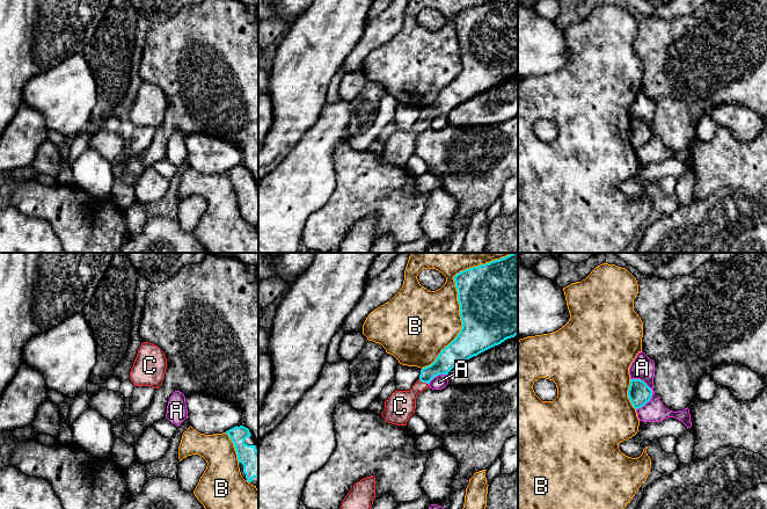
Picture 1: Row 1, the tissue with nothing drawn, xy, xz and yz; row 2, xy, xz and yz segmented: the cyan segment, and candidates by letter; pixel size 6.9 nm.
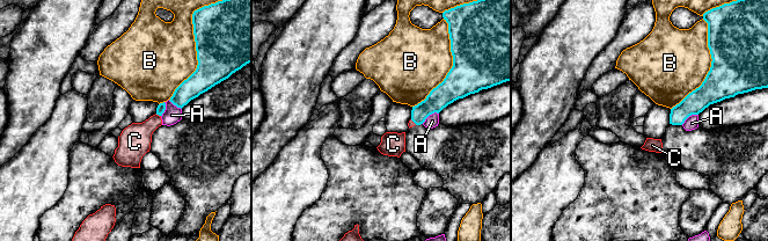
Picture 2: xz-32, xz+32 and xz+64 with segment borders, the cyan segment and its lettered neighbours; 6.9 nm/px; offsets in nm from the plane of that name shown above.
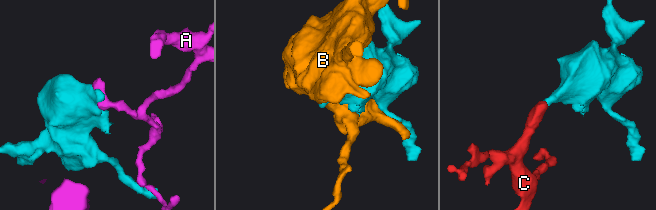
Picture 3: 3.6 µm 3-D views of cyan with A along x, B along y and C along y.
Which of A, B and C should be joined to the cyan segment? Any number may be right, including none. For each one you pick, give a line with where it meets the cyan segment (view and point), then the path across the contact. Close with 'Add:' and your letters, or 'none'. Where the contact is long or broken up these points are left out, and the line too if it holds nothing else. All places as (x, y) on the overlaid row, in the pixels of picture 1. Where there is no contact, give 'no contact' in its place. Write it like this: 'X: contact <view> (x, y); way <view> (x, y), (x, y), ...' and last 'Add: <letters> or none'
C: contact xz (423, 382); way xz (450, 357), (423, 382), (400, 406)
Add: C

